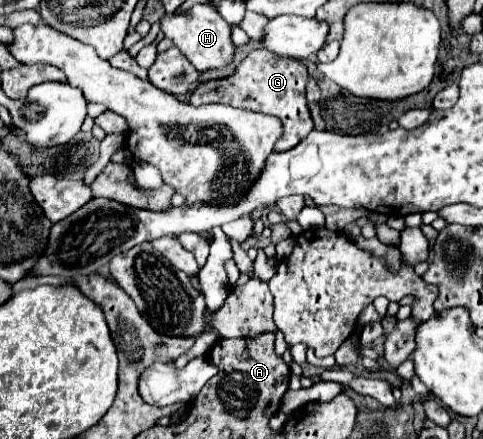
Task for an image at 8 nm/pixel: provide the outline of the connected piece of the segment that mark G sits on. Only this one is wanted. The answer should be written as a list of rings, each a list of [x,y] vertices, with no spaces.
[[[251,50],[247,54],[247,58],[241,60],[241,64],[237,66],[237,70],[231,76],[201,82],[193,90],[191,102],[193,104],[221,102],[221,104],[229,104],[233,108],[279,116],[285,132],[283,132],[283,138],[277,142],[275,150],[277,152],[289,150],[295,144],[299,144],[313,130],[313,120],[311,120],[311,112],[307,106],[307,98],[305,98],[307,78],[309,78],[309,74],[301,60],[279,60],[277,56],[269,56],[269,52],[265,52],[265,50]]]

